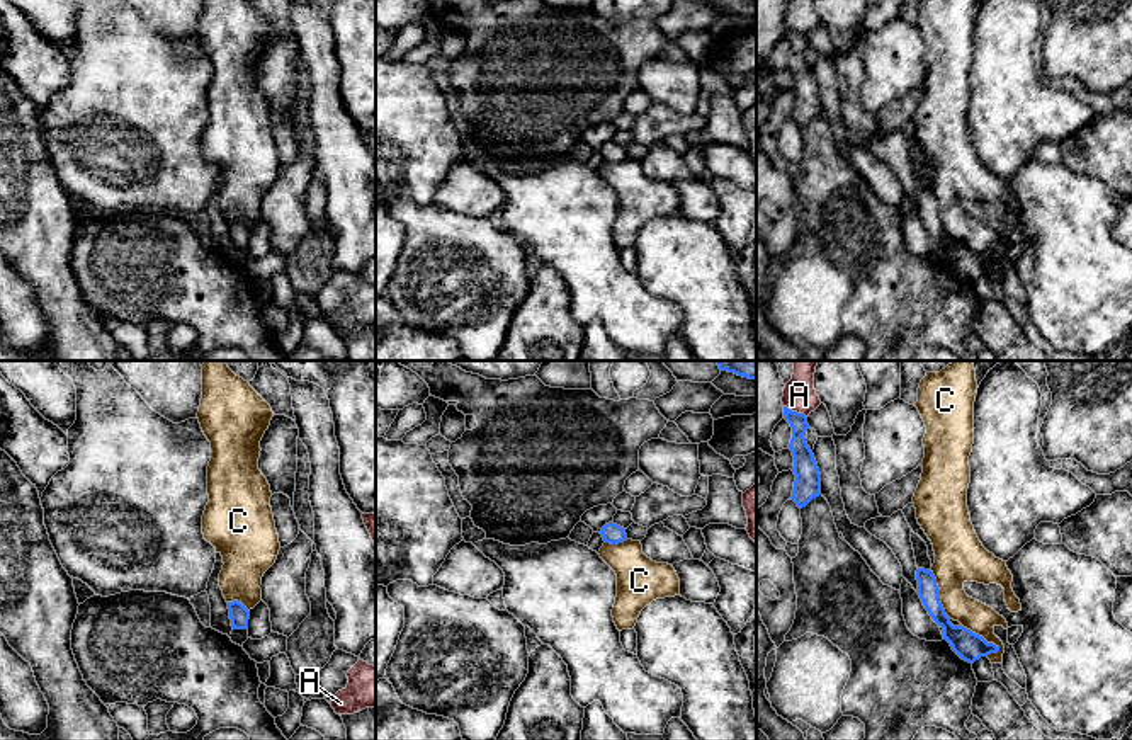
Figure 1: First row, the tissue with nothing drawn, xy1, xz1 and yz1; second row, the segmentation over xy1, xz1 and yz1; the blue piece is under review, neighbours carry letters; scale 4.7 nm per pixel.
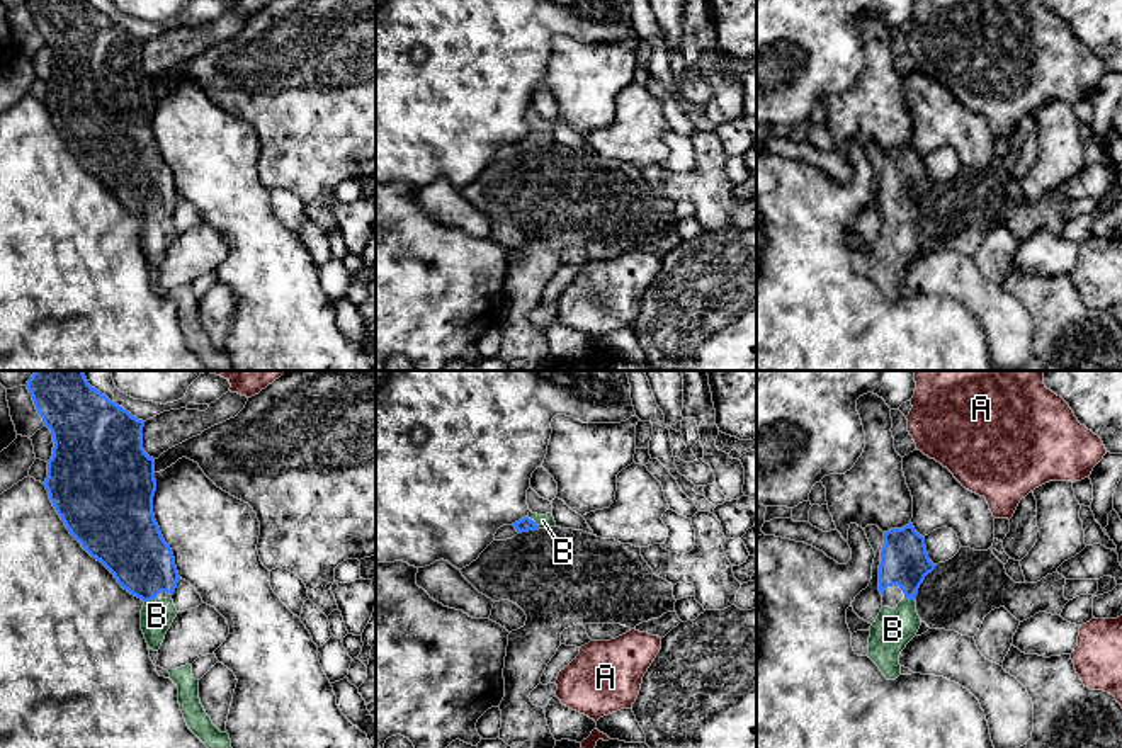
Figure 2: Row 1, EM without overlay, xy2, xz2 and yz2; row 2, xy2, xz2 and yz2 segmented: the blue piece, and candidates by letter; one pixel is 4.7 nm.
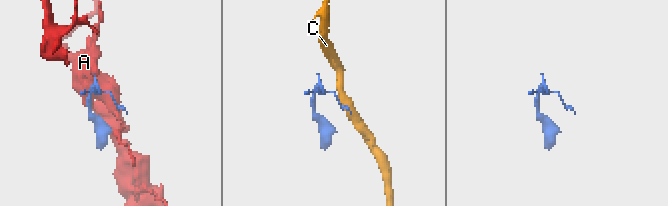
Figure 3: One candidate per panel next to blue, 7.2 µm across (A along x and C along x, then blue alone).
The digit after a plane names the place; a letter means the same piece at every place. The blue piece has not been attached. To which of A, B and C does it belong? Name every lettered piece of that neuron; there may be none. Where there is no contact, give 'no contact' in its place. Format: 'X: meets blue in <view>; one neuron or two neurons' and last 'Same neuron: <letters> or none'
A: meets blue in yz1; two neurons
B: meets blue in xz2; one neuron
C: meets blue in yz1; two neurons
Same neuron: B

